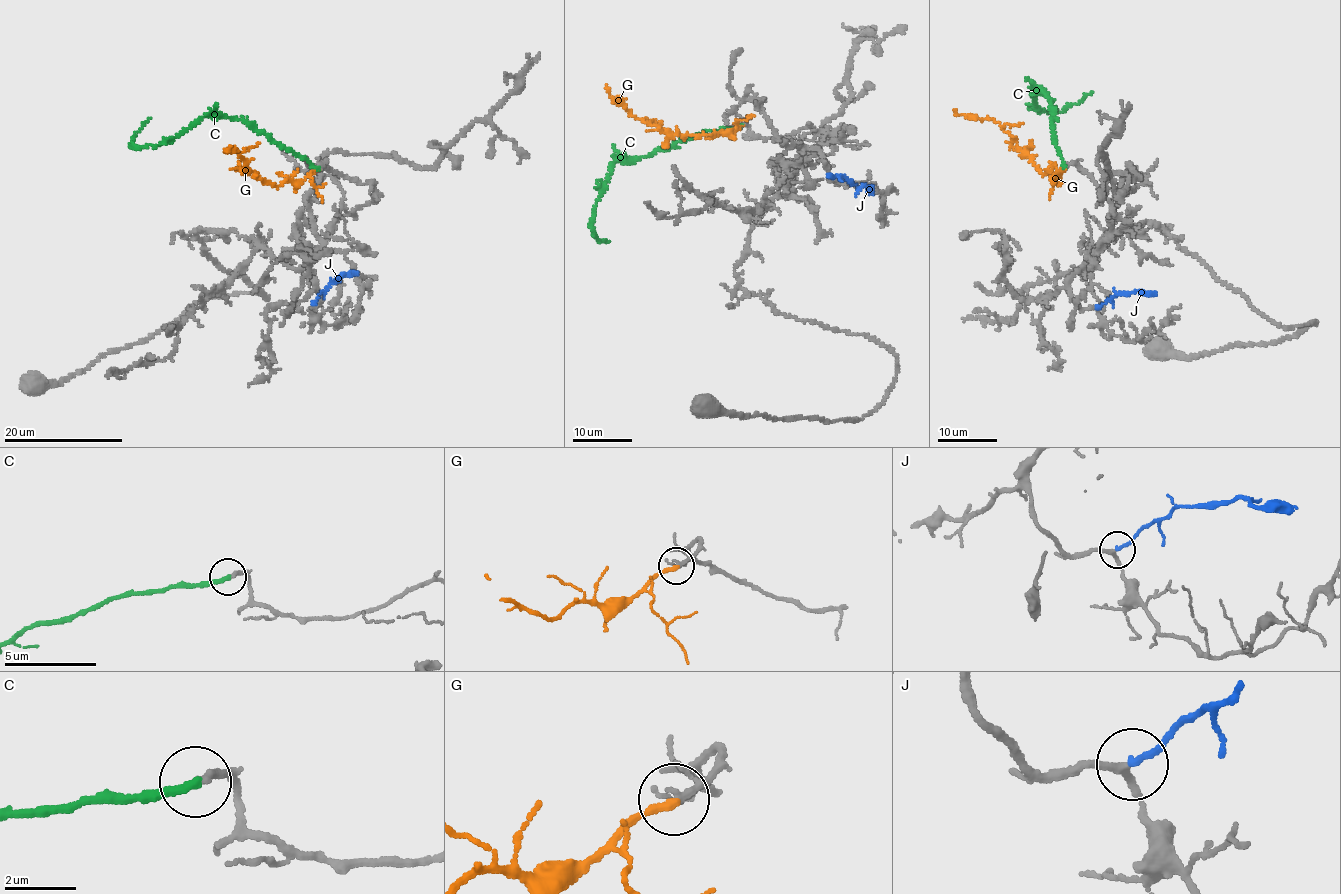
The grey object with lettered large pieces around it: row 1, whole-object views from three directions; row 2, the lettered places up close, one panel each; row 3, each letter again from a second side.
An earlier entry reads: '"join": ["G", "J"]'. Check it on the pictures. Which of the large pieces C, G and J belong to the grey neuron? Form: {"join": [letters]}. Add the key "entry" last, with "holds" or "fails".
{"join": ["G", "J"], "entry": "holds"}

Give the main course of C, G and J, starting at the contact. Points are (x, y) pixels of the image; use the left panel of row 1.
C: (318, 167), (239, 119), (223, 115), (206, 114), (170, 140), (152, 145), (130, 146), (134, 135), (150, 117)
G: (319, 169), (304, 179), (284, 181), (279, 186), (261, 180), (234, 147), (227, 151), (231, 145)
J: (315, 304), (322, 291), (332, 282), (354, 271)

